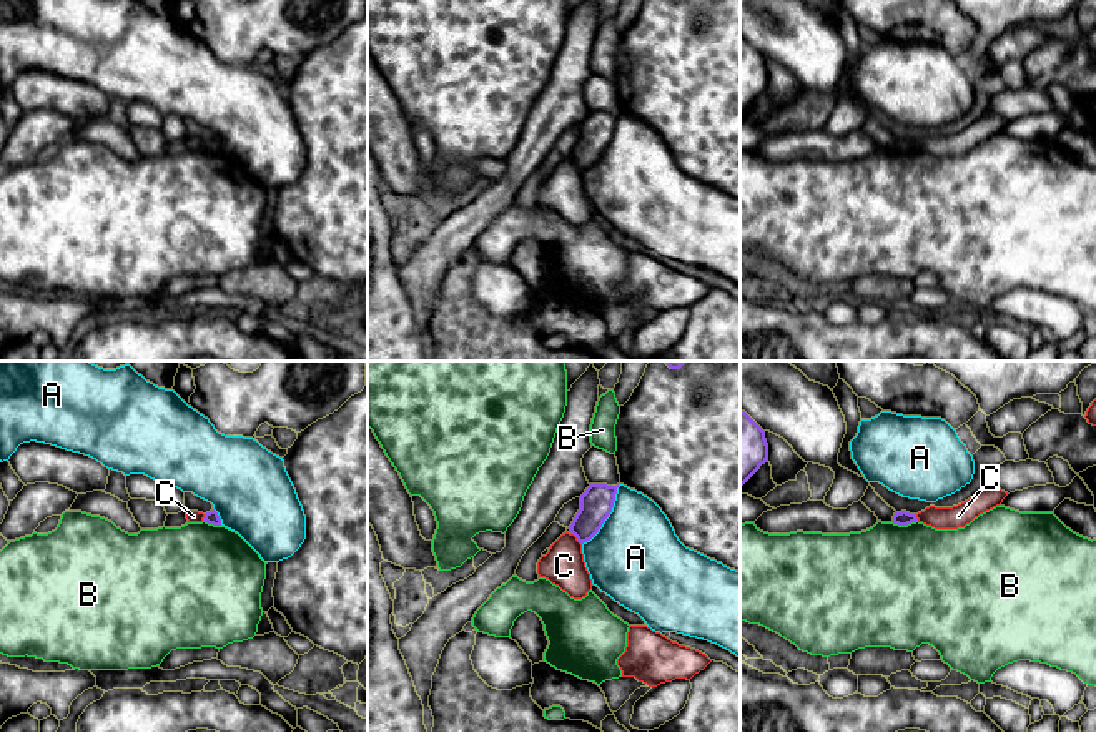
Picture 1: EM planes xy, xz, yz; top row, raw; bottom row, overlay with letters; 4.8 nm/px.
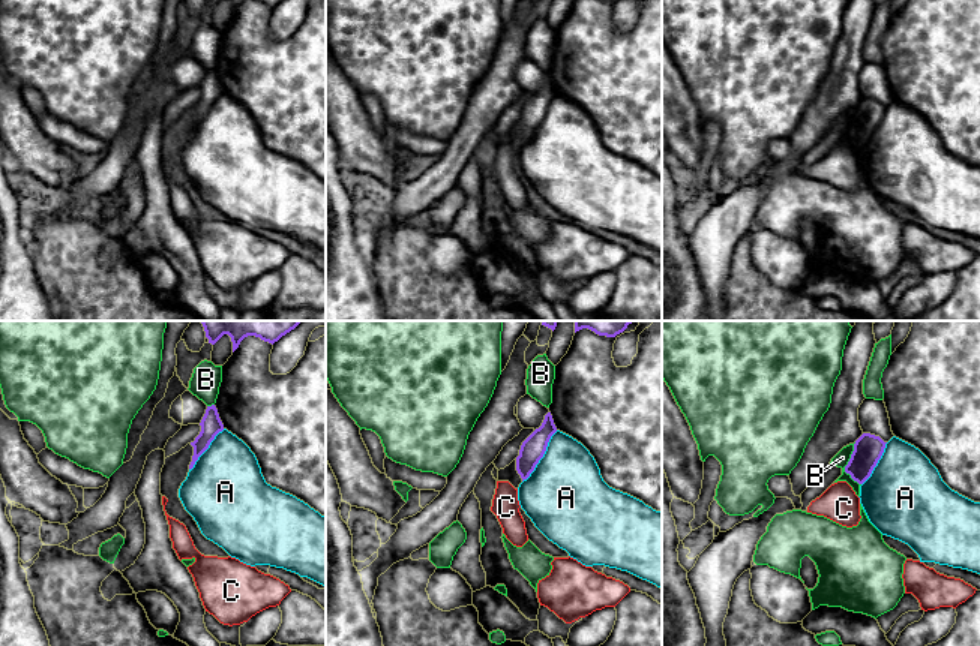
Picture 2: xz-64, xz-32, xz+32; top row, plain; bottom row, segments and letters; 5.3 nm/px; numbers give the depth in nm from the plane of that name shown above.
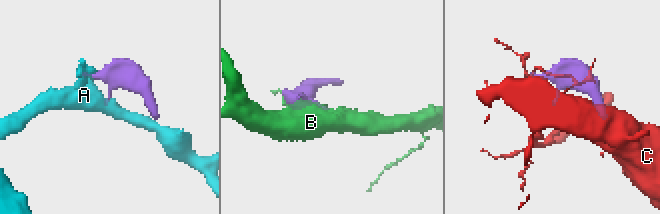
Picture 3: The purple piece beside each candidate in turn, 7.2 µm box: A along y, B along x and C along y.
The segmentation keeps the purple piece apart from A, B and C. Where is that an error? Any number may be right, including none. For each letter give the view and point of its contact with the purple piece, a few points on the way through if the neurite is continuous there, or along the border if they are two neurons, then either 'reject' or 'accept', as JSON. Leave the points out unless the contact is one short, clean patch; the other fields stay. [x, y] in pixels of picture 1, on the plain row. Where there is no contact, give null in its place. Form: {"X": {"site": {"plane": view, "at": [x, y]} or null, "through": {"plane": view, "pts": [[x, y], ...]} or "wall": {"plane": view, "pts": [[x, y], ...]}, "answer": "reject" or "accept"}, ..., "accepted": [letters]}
{"A": {"site": {"plane": "xz", "at": [607, 143]}, "answer": "reject"}, "B": {"site": {"plane": "yz", "at": [903, 152]}, "answer": "reject"}, "C": {"site": {"plane": "xz", "at": [577, 167]}, "wall": {"plane": "xz", "pts": [[572, 160], [581, 172]]}, "answer": "reject"}, "accepted": []}

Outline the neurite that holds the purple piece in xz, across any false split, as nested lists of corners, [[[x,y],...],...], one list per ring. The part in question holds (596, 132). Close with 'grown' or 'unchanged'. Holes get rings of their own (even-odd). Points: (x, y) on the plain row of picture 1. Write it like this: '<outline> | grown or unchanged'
[[[590,111],[580,123],[580,136],[569,153],[580,171],[590,168],[612,140],[617,115],[619,111]]] | unchanged

